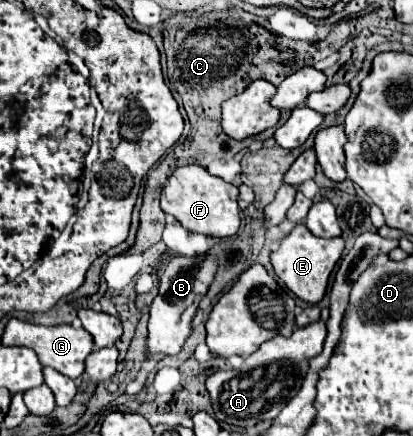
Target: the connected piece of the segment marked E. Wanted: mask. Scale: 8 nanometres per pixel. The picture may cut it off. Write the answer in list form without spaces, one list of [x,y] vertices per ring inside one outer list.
[[[297,224],[289,236],[281,242],[279,250],[271,252],[271,264],[275,274],[285,282],[285,286],[297,294],[301,300],[309,304],[317,304],[327,288],[329,276],[341,258],[343,252],[343,238],[317,238],[315,234],[309,234],[309,228],[305,224]]]

